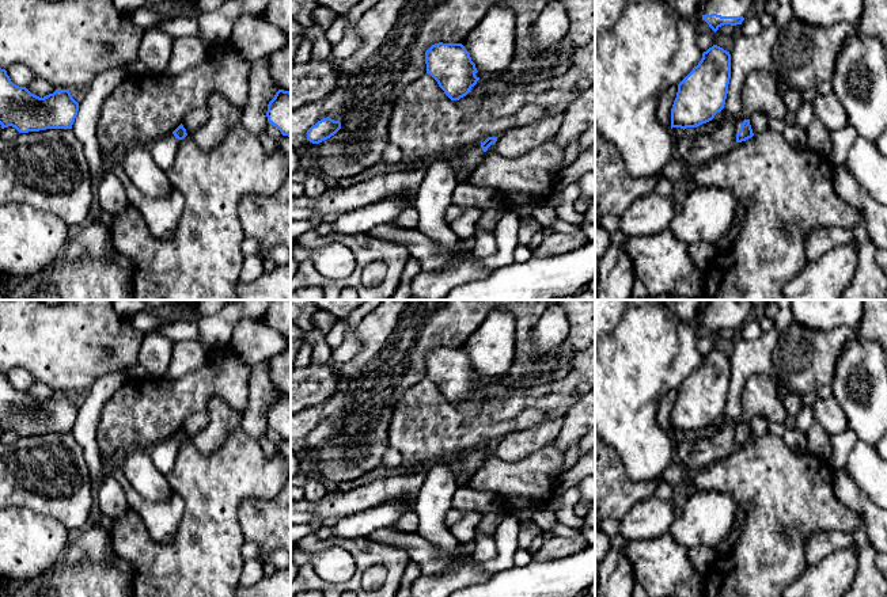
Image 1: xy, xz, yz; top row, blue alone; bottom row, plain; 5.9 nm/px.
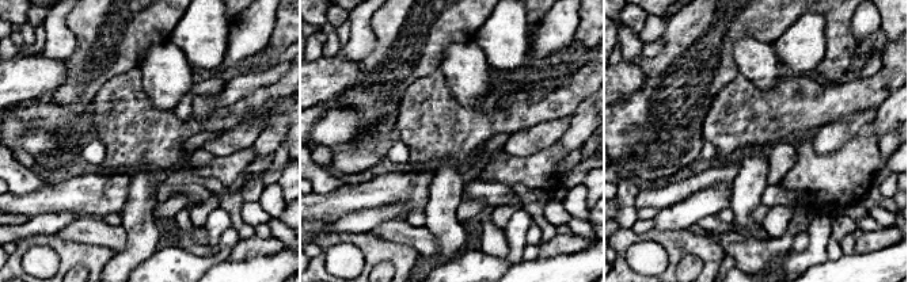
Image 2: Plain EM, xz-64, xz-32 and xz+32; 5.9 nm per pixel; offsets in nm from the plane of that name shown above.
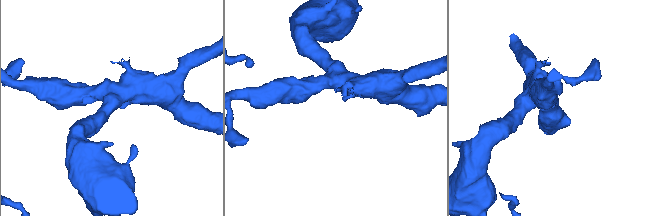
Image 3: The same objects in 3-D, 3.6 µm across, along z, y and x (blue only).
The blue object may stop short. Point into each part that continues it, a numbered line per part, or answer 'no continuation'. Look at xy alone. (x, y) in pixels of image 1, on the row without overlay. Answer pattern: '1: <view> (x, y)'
1: xy (163, 455)

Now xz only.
1: xz (470, 461)

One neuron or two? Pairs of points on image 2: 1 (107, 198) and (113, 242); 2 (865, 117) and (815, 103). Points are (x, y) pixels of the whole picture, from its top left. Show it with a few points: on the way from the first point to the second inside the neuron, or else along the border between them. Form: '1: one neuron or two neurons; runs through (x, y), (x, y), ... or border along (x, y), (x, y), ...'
1: two neurons; border along (79, 214), (92, 214), (101, 218)
2: two neurons; border along (876, 107), (858, 110), (823, 125)

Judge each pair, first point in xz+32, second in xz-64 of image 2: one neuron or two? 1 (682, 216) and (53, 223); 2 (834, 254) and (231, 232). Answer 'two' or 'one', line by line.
1: one
2: two

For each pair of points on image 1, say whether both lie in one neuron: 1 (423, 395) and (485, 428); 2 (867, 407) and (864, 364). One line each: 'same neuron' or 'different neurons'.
1: same neuron
2: same neuron

